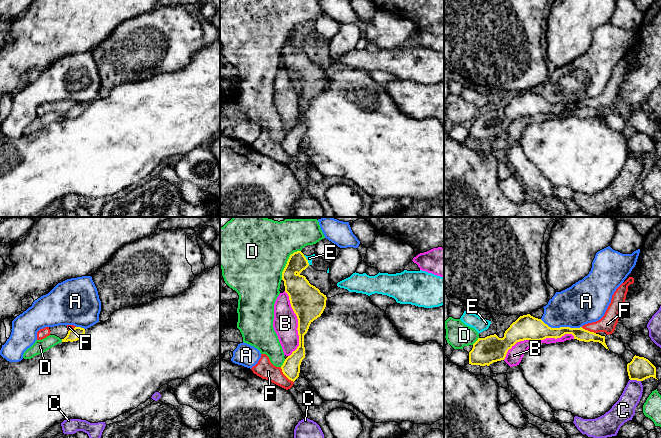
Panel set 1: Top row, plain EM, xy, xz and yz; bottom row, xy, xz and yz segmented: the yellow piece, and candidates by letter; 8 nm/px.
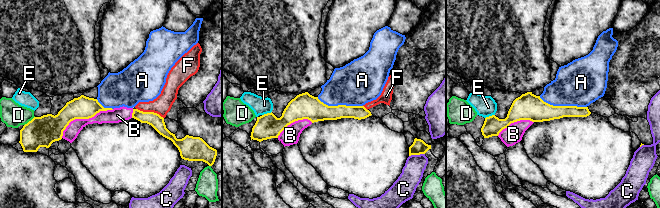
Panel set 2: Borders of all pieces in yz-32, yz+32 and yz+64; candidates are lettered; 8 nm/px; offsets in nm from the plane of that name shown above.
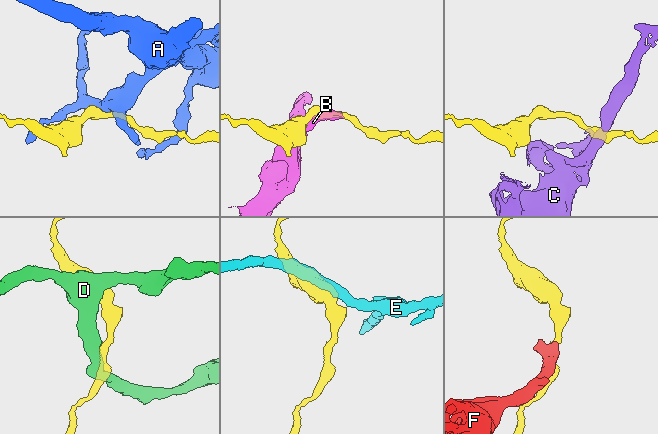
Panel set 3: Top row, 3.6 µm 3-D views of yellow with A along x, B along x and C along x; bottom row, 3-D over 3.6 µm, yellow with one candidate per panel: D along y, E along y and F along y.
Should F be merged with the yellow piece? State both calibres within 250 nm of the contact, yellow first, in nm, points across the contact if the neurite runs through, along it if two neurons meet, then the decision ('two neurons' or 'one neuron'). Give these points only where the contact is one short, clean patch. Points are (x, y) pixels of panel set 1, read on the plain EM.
140 nm thick on the yellow side, 150 nm on the other; border along xz (280, 143), (281, 147), (293, 158); two neurons

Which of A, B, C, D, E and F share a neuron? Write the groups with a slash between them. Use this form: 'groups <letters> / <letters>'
groups A / B F / C / D / E

